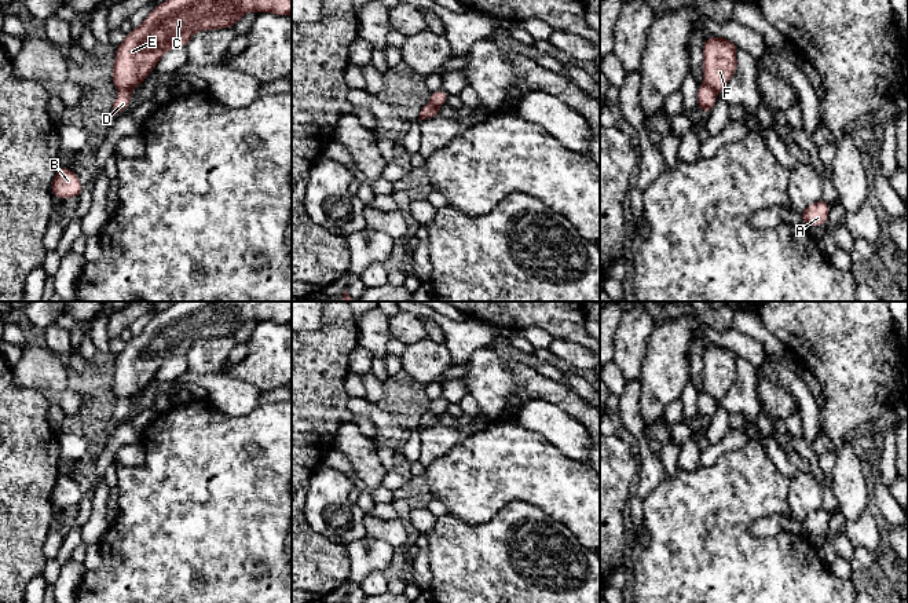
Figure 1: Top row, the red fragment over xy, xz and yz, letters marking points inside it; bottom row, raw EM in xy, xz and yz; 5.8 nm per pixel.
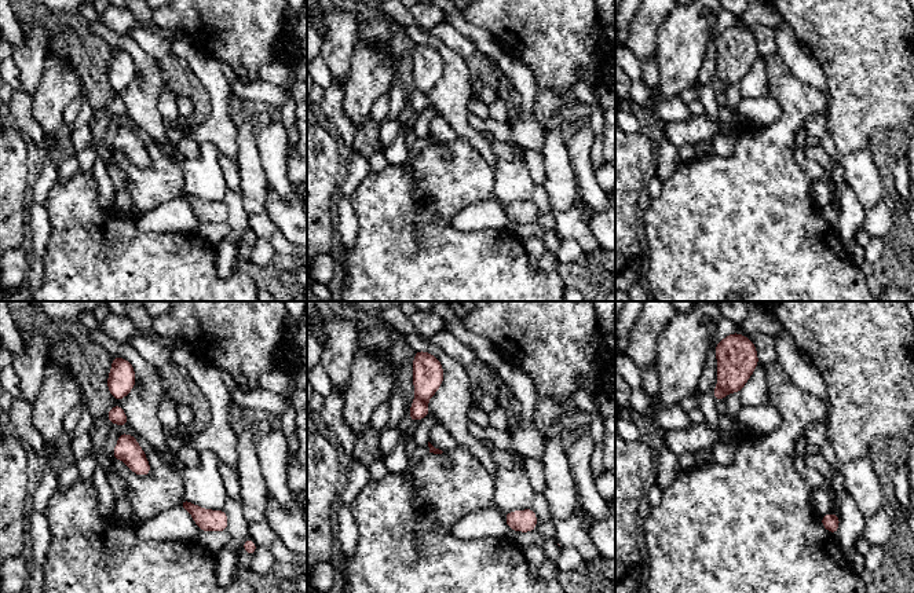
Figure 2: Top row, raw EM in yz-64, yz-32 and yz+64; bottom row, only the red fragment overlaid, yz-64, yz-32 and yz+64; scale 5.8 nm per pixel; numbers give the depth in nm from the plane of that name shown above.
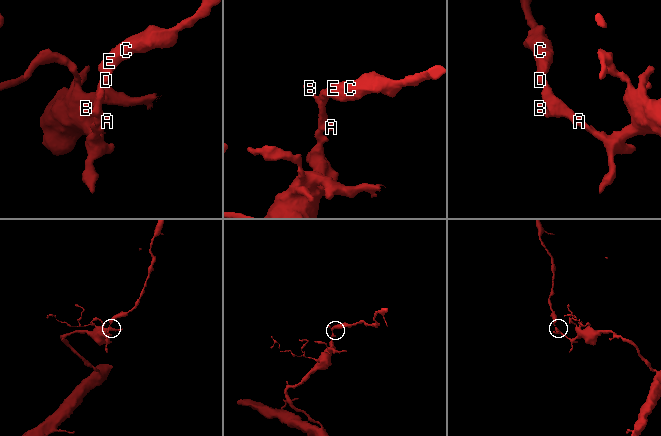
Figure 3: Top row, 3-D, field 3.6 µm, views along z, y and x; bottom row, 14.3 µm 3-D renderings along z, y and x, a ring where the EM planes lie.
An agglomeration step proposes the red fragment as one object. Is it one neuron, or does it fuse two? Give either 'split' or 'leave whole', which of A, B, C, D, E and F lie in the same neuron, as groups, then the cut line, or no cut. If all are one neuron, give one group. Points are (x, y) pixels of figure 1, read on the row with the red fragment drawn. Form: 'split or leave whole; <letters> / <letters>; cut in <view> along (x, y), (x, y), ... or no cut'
split; A B D / C E F; cut in xy along (132, 87), (120, 91)

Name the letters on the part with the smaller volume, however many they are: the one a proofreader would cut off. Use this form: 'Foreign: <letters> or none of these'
Foreign: C, E, F

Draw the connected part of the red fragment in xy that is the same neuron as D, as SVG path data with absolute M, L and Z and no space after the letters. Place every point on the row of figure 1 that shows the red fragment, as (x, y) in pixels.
M127 88L118 92L116 100L113 103L113 114L118 114L120 112L128 109L131 103L131 95L133 88Z

